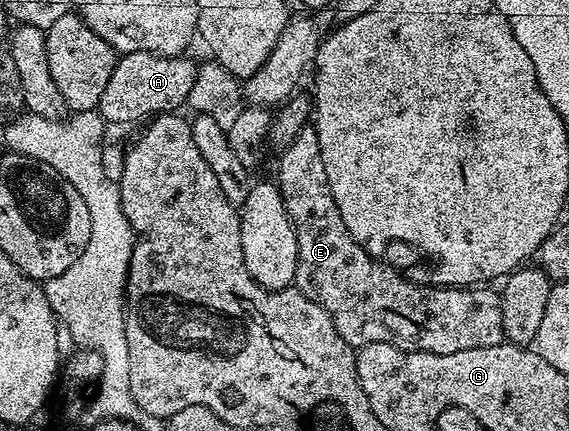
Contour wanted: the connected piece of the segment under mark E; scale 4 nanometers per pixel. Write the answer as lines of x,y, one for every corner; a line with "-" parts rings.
309,123
304,125
302,131
298,131
298,139
294,139
294,143
290,143
290,147
282,150
279,157
280,162
276,165
274,183
280,189
280,194
286,207
286,215
290,219
298,239
298,267
296,268
295,288
299,289
302,295
306,295
314,303
318,303
318,307
322,307
326,311
326,315
330,315
330,319
334,319
334,327
338,327
338,335
342,335
342,339
346,339
348,345
359,347
369,345
370,343
390,343
390,347
398,347
407,353
454,355
454,351
474,351
474,347
494,347
505,340
504,328
502,327
502,303
500,302
500,294
495,288
492,290
492,287
433,287
428,283
418,285
414,281
407,281
402,274
395,273
390,266
383,265
380,259
365,251
348,234
346,223
342,223
342,215
338,211
338,203
334,203
334,195
330,191
330,183
326,179
326,163
322,163
322,151
318,147
318,135
316,134
315,124

